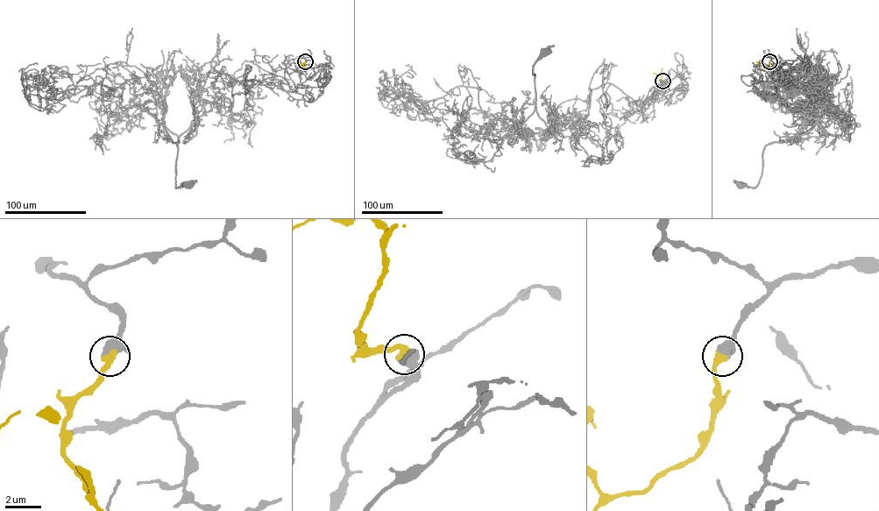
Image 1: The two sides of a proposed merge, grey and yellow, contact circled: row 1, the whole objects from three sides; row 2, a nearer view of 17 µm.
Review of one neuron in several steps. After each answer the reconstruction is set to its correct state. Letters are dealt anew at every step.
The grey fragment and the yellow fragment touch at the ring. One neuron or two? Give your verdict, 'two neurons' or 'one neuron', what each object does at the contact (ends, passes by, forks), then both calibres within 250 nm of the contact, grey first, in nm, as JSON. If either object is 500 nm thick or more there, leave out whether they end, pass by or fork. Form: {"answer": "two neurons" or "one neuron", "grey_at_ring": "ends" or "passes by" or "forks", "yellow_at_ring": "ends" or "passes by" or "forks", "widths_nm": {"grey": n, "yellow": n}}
{"answer": "one neuron", "grey_at_ring": "passes by", "yellow_at_ring": "ends", "widths_nm": {"grey": 440, "yellow": 460}}

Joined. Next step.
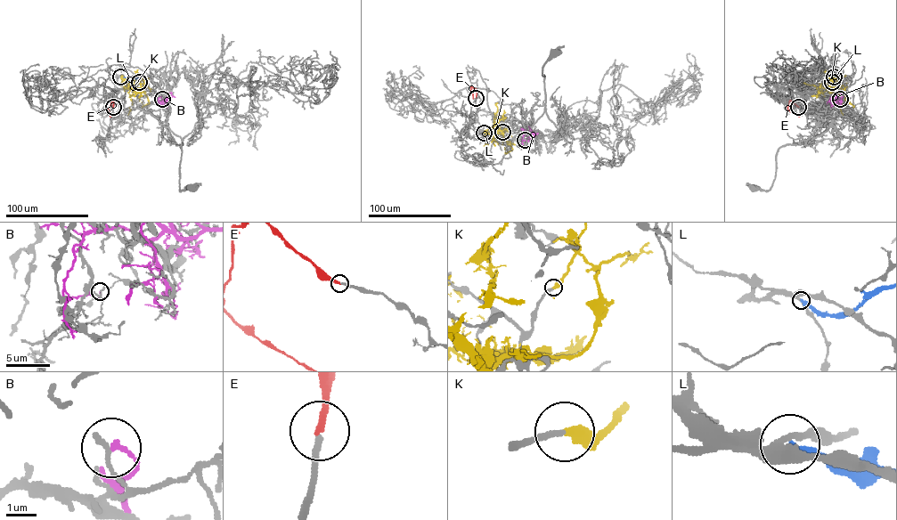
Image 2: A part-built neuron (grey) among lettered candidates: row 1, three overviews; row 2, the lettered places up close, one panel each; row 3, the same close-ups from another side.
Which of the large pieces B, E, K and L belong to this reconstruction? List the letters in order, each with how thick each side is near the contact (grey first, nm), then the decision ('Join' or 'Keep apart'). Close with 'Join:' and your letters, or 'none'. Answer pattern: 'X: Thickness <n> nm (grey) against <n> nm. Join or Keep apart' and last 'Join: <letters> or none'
B: Thickness 190 nm (grey) against 130 nm. Keep apart
E: Thickness 180 nm (grey) against 200 nm. Join
K: Thickness 200 nm (grey) against 420 nm. Keep apart
L: Thickness 260 nm (grey) against 300 nm. Keep apart
Join: E

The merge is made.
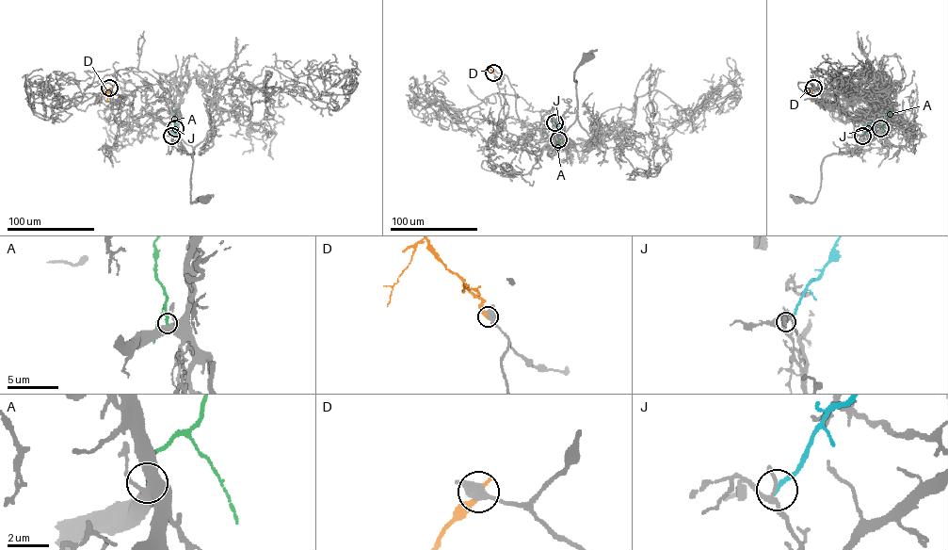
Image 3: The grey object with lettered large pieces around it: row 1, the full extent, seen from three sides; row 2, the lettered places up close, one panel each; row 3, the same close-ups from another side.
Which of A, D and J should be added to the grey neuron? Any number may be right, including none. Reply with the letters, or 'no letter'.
no letter

